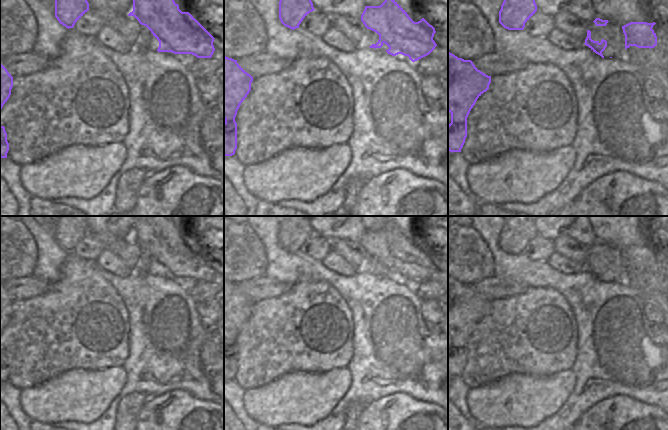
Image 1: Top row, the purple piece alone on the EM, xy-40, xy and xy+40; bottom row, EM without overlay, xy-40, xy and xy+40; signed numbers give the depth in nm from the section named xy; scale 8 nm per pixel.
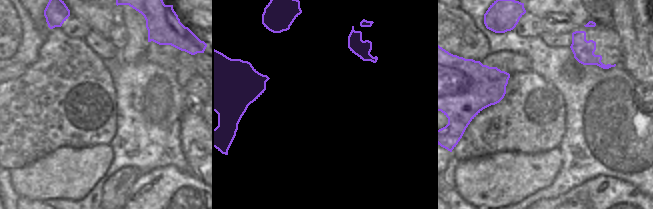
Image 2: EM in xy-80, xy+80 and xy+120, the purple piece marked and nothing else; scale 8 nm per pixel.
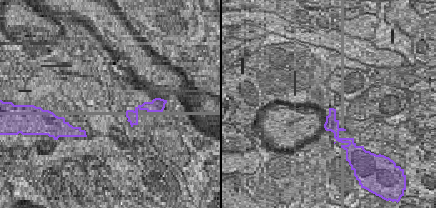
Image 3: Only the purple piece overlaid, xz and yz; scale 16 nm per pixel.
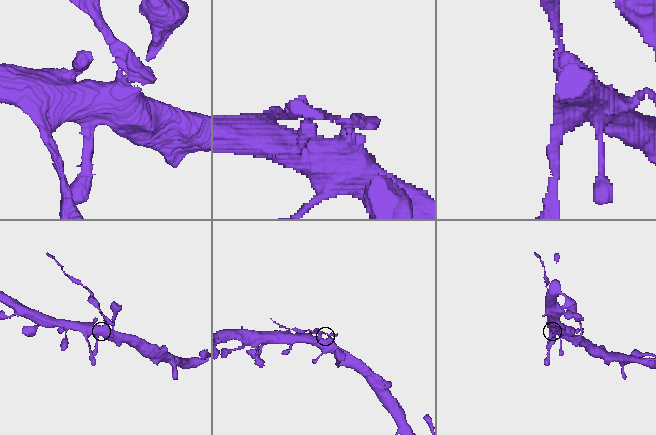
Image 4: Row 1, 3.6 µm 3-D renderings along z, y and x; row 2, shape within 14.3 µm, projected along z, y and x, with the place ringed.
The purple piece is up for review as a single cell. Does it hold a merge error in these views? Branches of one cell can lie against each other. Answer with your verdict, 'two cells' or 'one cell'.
two cells

